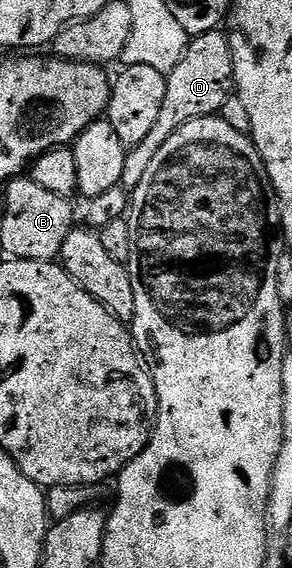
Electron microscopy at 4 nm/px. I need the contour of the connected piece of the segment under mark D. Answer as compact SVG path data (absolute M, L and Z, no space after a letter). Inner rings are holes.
M220 28L196 34L190 40L187 51L183 51L183 59L179 59L177 66L167 74L165 82L167 95L163 95L163 108L160 109L151 132L125 154L120 188L126 191L139 187L143 174L147 172L147 167L151 167L151 159L155 159L159 147L163 147L163 143L167 143L167 139L171 139L171 135L175 135L175 131L183 127L183 123L220 114L223 103L234 96L233 56L228 36Z

